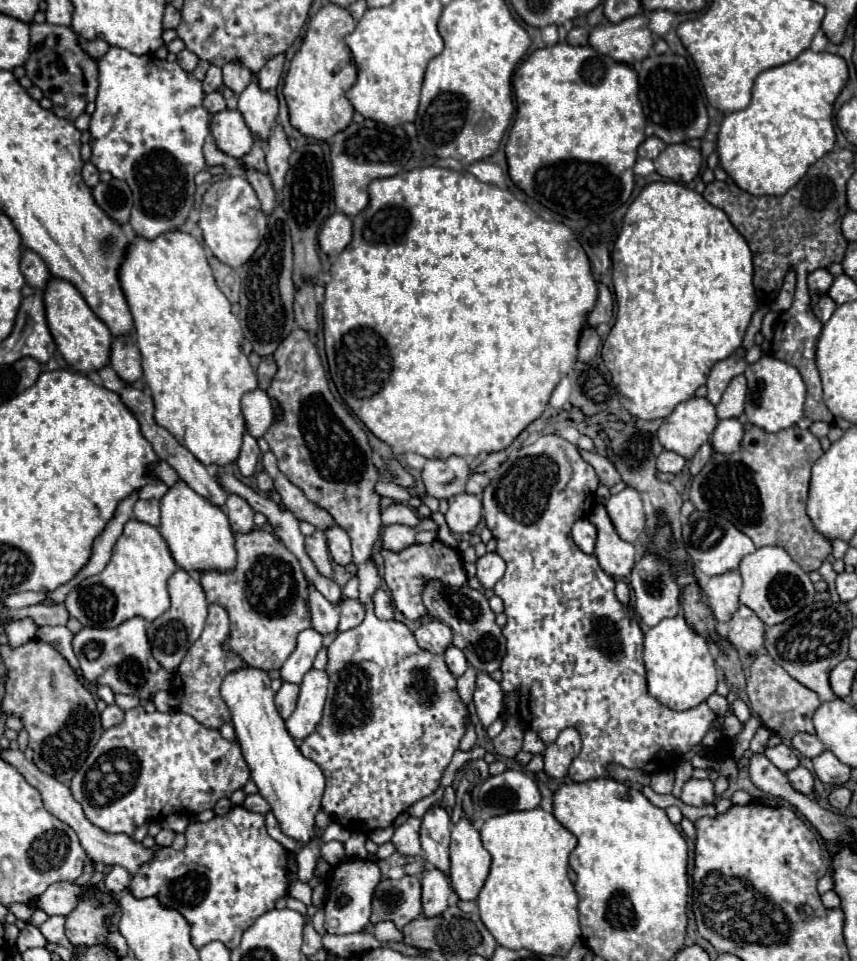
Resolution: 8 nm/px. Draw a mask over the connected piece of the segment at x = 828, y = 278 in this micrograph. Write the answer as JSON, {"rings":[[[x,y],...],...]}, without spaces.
{"rings":[[[817,269],[813,273],[809,273],[807,277],[809,283],[809,291],[811,293],[819,293],[819,295],[826,294],[833,283],[833,275],[827,269]]]}

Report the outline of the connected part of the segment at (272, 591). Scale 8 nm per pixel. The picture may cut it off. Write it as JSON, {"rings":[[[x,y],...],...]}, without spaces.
{"rings":[[[261,529],[235,533],[235,547],[237,567],[231,573],[201,573],[201,587],[209,603],[217,603],[229,613],[231,635],[227,649],[239,653],[249,667],[281,669],[295,651],[297,635],[311,627],[307,579],[297,557],[273,533]]]}

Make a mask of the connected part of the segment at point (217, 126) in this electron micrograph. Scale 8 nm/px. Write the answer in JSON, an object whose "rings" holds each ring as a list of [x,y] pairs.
{"rings":[[[225,109],[211,119],[211,133],[215,137],[215,145],[231,155],[231,157],[243,157],[251,151],[253,147],[253,135],[249,127],[245,125],[243,117],[239,111]]]}

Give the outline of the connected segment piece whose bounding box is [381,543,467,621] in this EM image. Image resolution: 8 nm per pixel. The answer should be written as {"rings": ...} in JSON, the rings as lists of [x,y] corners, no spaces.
{"rings":[[[433,543],[429,545],[411,545],[409,549],[405,549],[403,553],[391,553],[391,551],[381,551],[383,559],[385,559],[385,583],[391,589],[391,597],[395,601],[395,607],[411,621],[421,619],[423,615],[427,615],[425,605],[421,601],[421,591],[425,587],[427,581],[431,579],[439,579],[445,581],[449,585],[463,585],[467,581],[465,573],[463,573],[463,561],[461,555],[455,549],[447,549],[441,545],[441,557],[435,549]]]}

